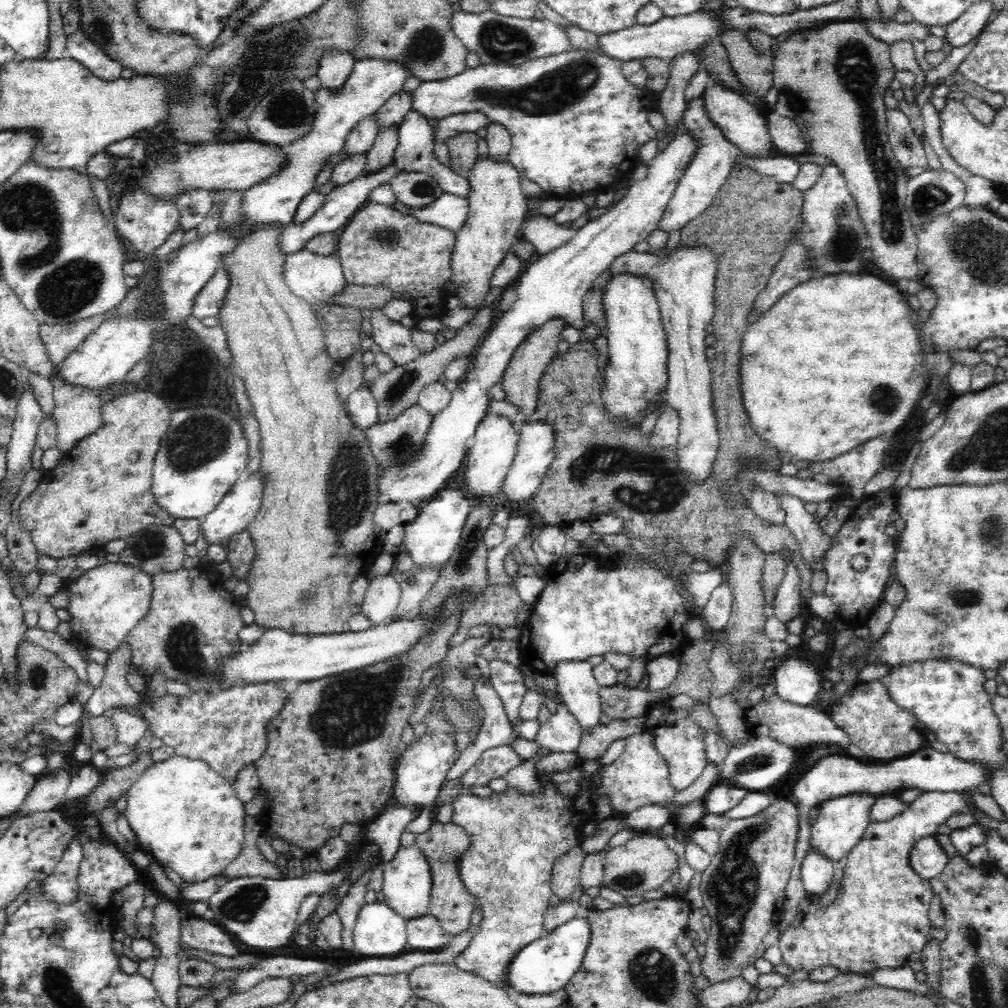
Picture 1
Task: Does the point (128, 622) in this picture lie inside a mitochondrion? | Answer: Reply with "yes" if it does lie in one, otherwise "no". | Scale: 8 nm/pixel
no

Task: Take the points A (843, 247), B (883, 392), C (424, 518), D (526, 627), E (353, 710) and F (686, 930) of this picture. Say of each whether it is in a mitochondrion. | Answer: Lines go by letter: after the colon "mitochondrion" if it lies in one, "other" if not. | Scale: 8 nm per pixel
A: mitochondrion
B: mitochondrion
C: other
D: other
E: mitochondrion
F: other

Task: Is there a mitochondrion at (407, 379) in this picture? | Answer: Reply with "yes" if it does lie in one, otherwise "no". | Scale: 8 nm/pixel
yes

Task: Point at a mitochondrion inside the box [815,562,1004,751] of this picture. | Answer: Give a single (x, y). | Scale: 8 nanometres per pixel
(965, 597)

